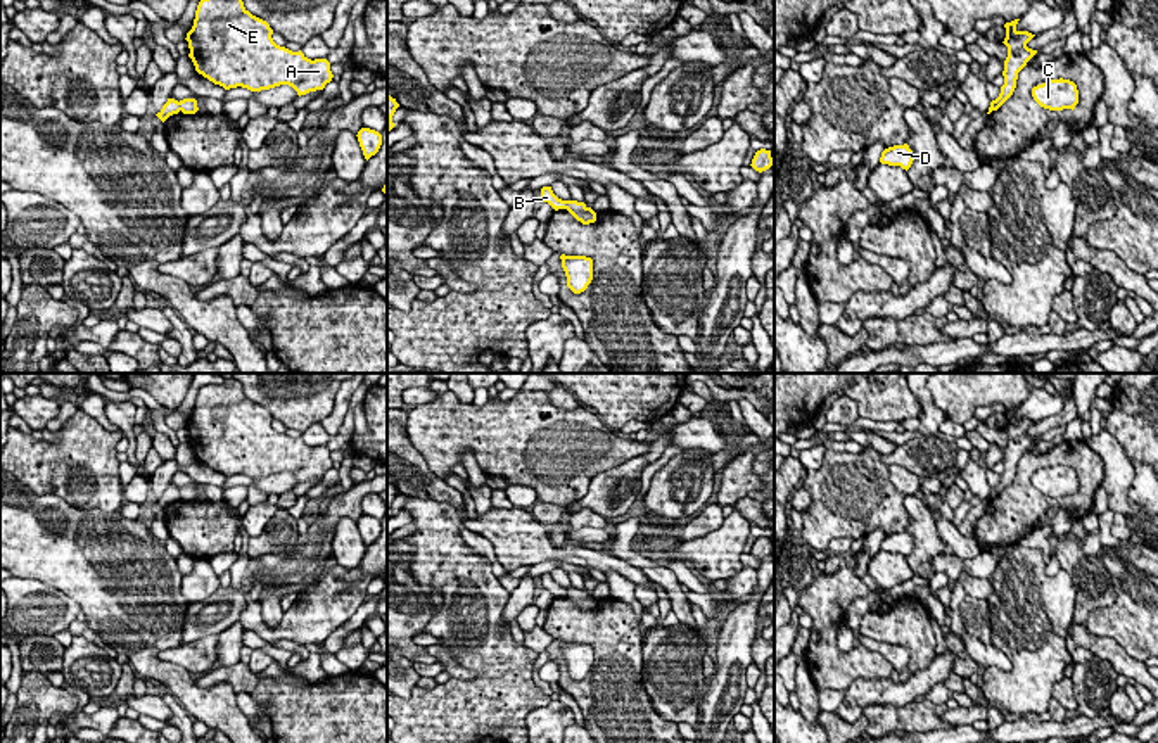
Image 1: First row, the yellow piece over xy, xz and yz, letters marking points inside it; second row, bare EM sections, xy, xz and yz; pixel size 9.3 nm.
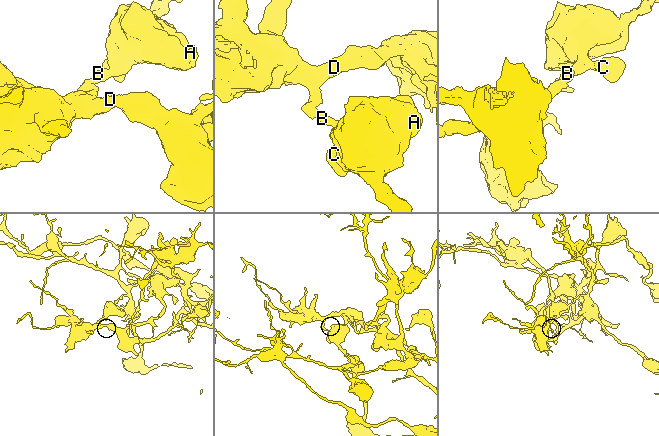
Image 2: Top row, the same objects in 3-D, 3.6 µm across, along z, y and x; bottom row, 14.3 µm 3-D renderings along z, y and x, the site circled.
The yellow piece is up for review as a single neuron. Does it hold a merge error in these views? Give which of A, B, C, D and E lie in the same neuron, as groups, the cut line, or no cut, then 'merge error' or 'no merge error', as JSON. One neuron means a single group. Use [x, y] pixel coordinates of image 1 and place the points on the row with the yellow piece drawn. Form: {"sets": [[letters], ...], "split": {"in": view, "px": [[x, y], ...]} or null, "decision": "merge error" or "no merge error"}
{"sets": [["A", "C", "E"], ["B", "D"]], "split": {"in": "xy", "px": [[177, 102], [180, 109]]}, "decision": "merge error"}

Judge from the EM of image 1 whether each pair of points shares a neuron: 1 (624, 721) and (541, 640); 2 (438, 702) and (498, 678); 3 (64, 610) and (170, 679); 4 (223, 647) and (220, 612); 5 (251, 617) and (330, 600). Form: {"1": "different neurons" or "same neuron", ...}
{"1": "different neurons", "2": "same neuron", "3": "different neurons", "4": "different neurons", "5": "same neuron"}

